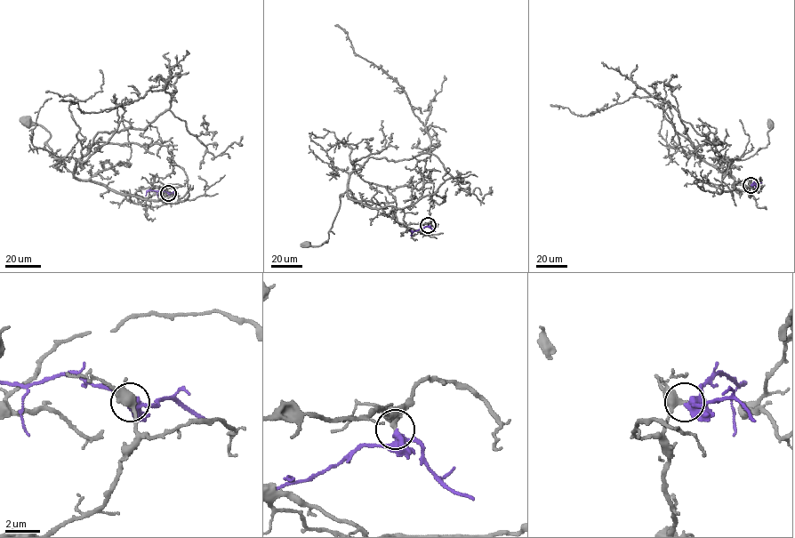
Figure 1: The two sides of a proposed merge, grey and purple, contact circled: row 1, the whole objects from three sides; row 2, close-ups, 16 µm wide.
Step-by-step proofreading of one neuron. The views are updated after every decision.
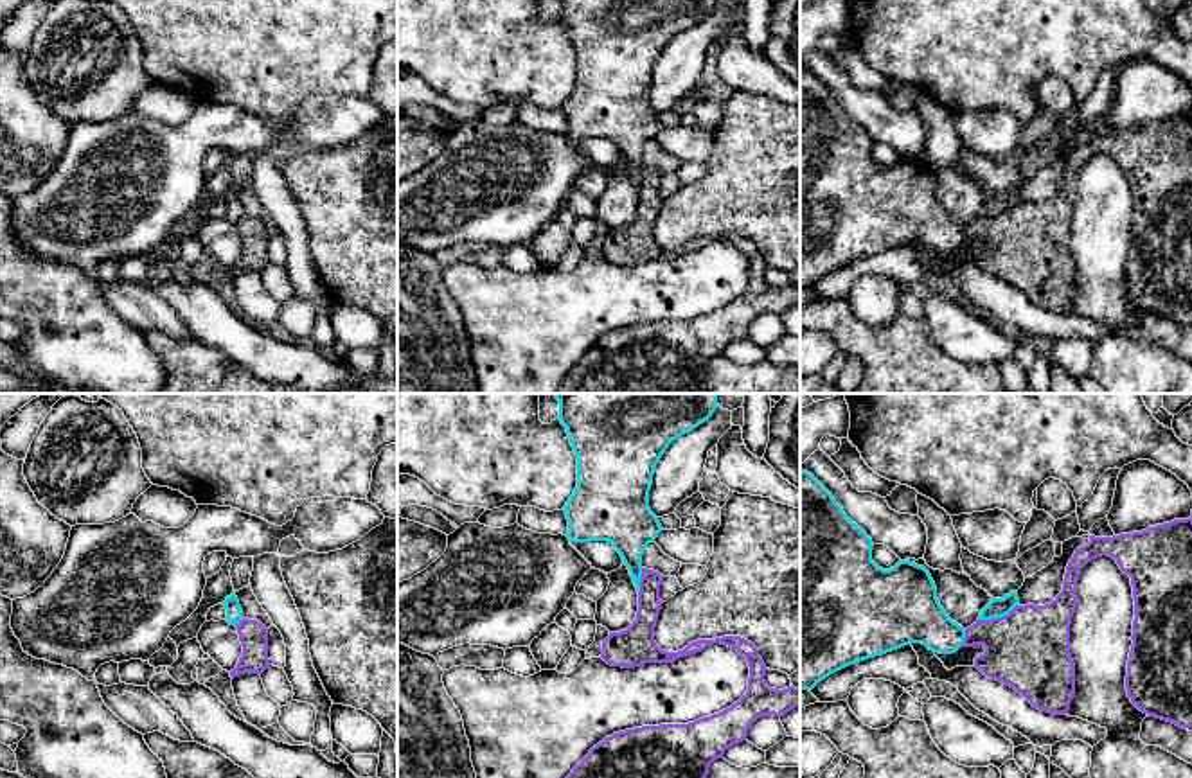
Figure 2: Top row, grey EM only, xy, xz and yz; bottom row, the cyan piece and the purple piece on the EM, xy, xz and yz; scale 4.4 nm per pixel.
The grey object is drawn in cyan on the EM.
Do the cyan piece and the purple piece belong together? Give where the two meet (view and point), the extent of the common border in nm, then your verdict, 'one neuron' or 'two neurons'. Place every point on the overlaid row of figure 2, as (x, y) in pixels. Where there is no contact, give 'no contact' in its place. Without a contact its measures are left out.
yz (996, 617) | 190 nm | two neurons

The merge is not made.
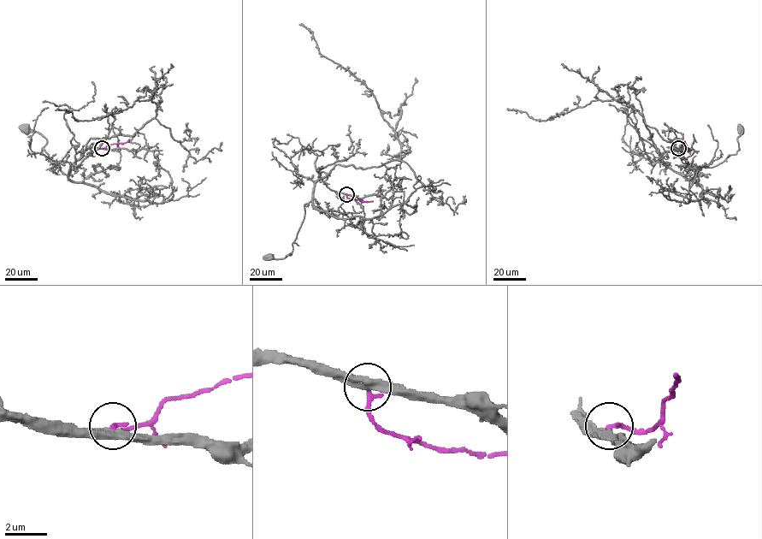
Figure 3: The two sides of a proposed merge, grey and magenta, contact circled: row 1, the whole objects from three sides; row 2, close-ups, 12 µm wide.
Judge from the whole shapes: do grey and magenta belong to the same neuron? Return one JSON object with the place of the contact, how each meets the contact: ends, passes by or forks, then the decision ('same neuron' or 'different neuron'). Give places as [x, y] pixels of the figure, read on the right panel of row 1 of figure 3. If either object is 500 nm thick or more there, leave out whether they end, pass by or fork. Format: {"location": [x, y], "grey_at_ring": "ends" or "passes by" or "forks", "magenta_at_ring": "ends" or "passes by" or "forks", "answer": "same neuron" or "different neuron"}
{"location": [678, 148], "grey_at_ring": "passes by", "magenta_at_ring": "ends", "answer": "different neuron"}

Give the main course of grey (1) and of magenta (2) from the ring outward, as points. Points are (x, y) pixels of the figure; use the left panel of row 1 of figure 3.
1: (102, 148), (79, 151), (66, 175), (48, 157), (44, 150), (46, 139), (25, 129)
2: (102, 148), (129, 140)

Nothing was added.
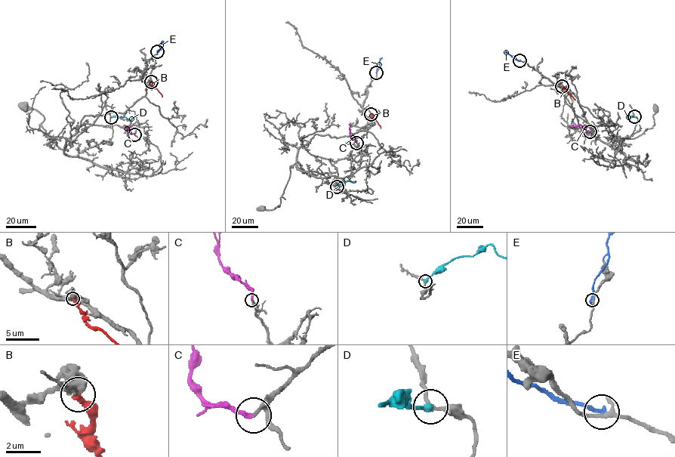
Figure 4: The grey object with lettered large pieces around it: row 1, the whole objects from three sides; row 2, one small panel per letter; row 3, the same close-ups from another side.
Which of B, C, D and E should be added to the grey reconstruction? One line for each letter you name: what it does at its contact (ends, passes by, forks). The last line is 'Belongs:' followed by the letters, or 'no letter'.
C: it ends
Belongs: C

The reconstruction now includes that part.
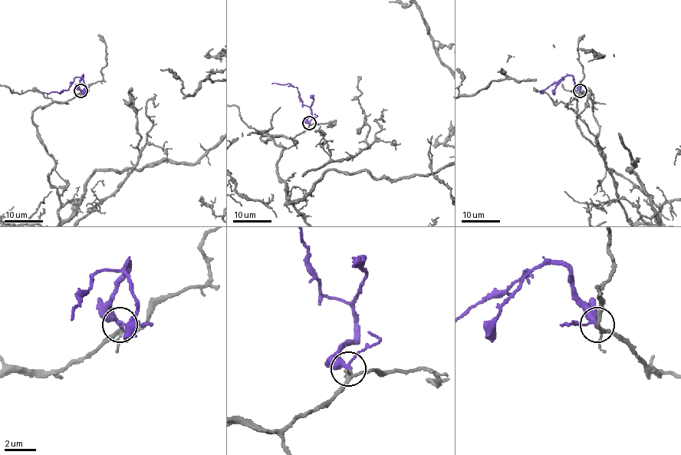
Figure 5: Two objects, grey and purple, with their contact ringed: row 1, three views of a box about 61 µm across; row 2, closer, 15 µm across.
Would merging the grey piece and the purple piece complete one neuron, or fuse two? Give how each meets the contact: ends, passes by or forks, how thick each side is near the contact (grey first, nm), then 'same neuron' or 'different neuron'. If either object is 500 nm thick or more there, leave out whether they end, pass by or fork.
grey forks; purple passes by; calibres 150 and 280 nm; same neuron

